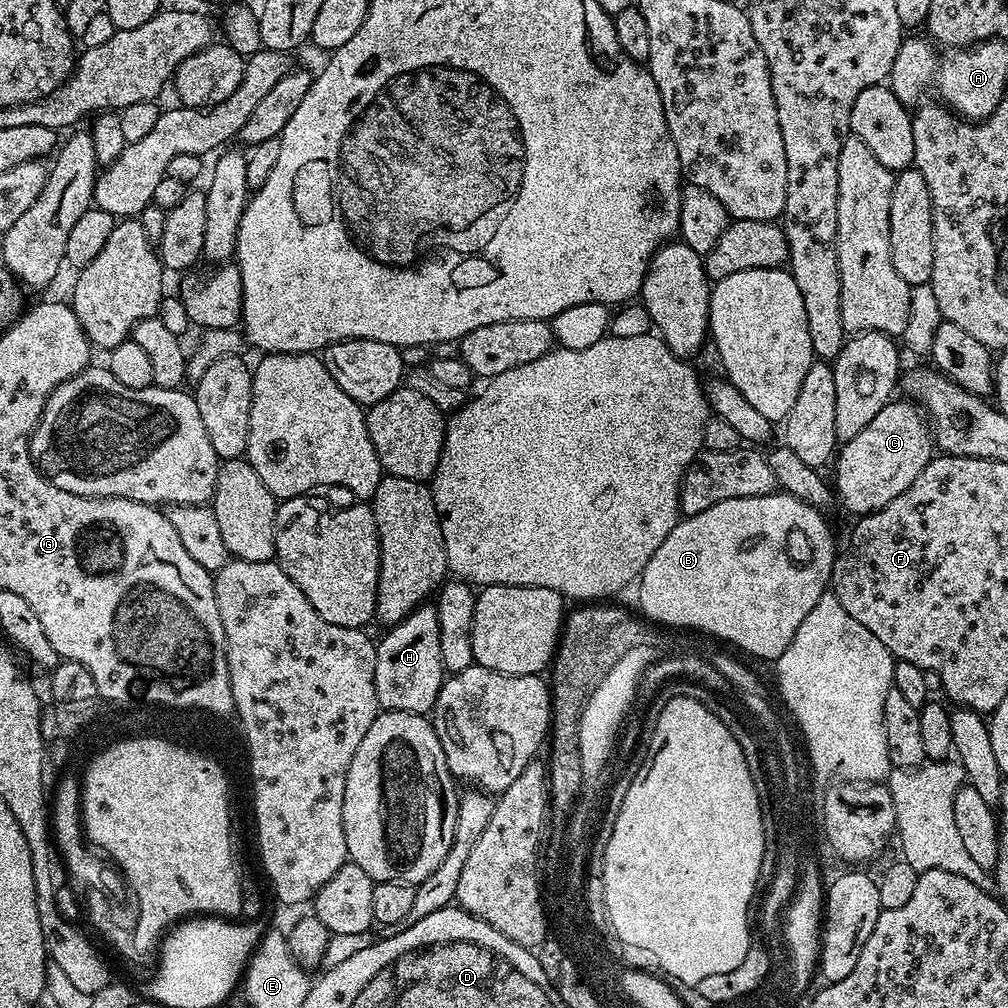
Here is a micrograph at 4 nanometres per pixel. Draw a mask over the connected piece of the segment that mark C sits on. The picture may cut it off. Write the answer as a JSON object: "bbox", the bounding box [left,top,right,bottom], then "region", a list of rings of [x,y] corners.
{"bbox":[834,398,934,517],"region":[[[907,398],[893,399],[874,414],[866,430],[839,445],[834,460],[835,495],[839,503],[841,500],[857,517],[882,510],[886,502],[898,498],[898,494],[926,470],[933,455],[934,437],[925,413]]]}

